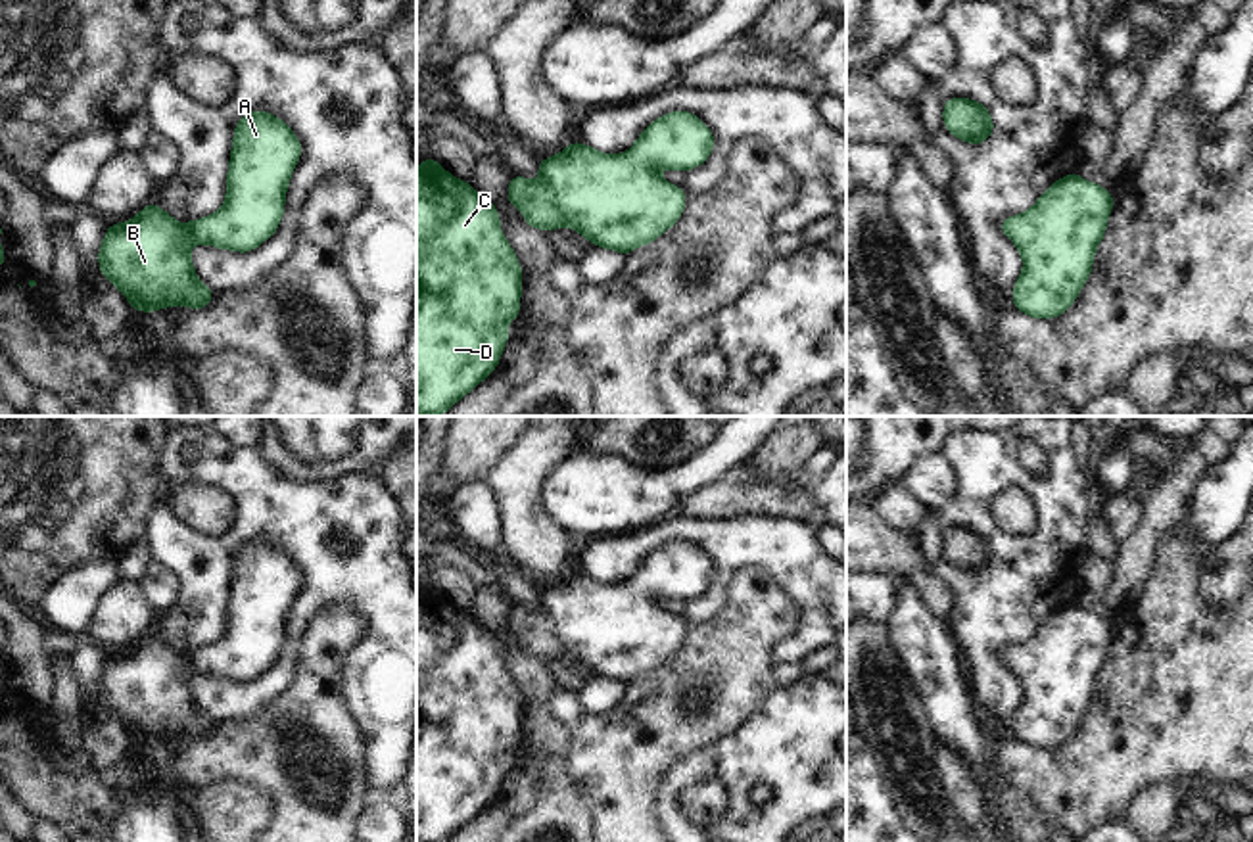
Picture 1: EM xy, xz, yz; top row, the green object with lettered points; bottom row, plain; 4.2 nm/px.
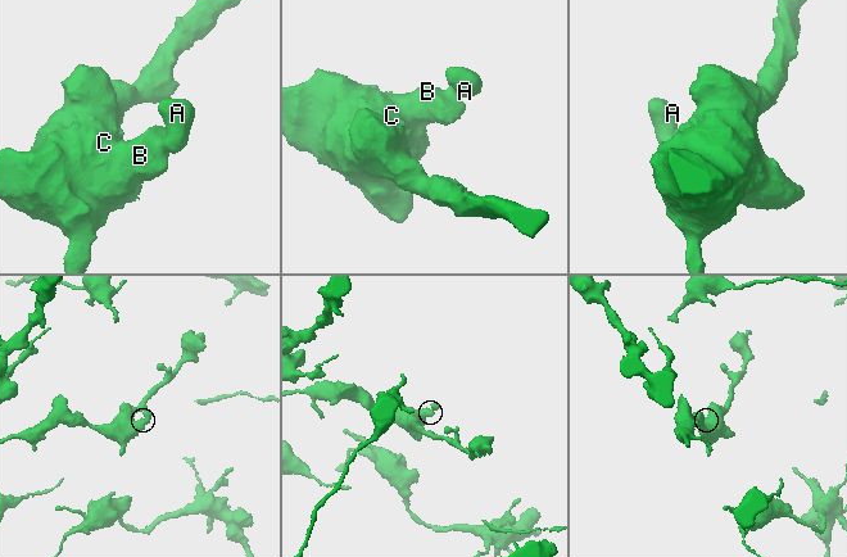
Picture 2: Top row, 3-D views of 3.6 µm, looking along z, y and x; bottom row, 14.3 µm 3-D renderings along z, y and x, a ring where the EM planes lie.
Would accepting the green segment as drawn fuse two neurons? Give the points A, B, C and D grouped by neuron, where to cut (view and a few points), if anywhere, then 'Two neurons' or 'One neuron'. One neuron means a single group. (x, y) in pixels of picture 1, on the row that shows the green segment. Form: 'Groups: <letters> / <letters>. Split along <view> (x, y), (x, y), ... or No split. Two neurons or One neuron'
Groups: A B C D. No split. One neuron

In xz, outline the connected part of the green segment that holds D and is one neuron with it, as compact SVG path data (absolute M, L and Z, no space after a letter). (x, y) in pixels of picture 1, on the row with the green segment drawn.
M432 157L416 169L416 414L445 414L499 364L505 326L520 311L522 270L499 228L499 213L466 180L451 176Z

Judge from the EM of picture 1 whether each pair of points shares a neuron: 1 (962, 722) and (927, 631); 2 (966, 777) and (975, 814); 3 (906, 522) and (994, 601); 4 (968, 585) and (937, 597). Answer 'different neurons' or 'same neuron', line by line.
1: same neuron
2: same neuron
3: different neurons
4: different neurons

